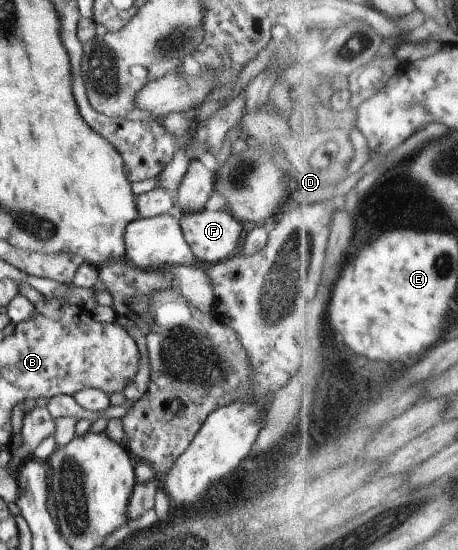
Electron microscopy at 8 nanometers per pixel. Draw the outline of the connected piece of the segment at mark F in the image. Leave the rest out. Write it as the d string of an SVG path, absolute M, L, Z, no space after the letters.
M206 208L196 212L184 211L177 219L184 242L194 259L204 265L210 265L234 256L239 252L241 237L245 227L233 216L230 216L226 209L210 211Z

